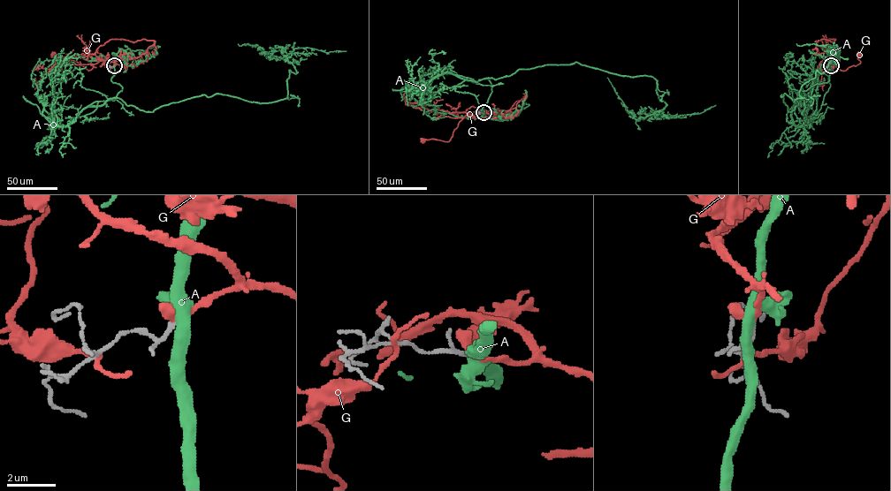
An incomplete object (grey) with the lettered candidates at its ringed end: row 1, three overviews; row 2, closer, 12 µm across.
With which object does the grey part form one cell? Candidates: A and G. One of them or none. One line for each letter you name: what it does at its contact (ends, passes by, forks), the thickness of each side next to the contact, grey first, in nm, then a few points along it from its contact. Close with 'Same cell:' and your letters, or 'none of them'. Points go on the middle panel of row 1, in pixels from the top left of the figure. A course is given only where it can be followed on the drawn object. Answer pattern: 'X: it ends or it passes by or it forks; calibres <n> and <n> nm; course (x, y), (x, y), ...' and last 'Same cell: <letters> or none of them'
G: it ends; calibres 130 and 400 nm; course (483, 112), (464, 117), (448, 141), (422, 140)
Same cell: G

